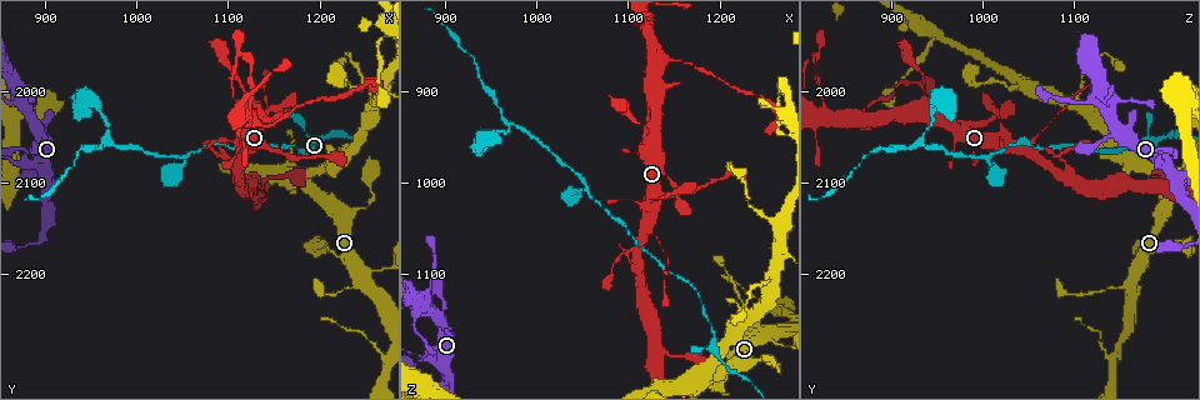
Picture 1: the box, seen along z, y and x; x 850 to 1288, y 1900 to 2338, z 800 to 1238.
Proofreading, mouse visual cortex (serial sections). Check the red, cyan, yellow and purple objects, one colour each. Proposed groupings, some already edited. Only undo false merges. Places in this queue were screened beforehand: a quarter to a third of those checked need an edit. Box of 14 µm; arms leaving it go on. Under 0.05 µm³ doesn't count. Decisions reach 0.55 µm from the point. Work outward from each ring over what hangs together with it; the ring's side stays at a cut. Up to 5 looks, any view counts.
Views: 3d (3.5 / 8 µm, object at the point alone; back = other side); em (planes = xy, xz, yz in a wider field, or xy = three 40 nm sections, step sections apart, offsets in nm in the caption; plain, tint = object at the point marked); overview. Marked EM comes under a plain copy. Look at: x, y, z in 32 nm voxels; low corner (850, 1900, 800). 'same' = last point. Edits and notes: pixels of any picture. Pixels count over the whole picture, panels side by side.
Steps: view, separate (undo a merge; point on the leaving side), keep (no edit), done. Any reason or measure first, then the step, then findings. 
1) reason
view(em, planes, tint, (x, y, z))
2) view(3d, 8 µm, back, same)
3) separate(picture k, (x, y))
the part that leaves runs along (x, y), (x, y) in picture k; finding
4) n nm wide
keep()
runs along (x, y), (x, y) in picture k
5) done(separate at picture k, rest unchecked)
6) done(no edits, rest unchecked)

two arms in line, one across
view(3d, 3.5 µm, (1120, 2065, 1050))

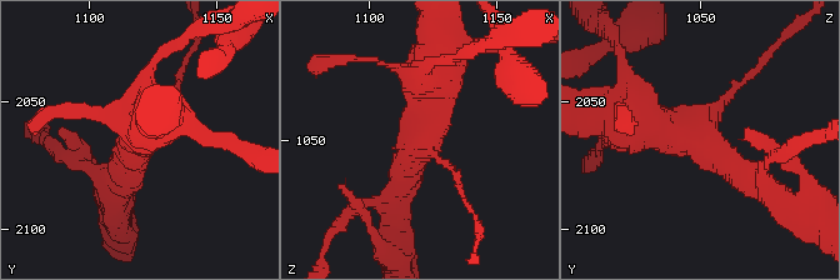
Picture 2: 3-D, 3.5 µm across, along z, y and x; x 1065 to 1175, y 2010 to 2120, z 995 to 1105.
3 arms; arms of 100, 350, 500 nm
view(em, xy, step 1, tint, (1121, 2064, 1049))

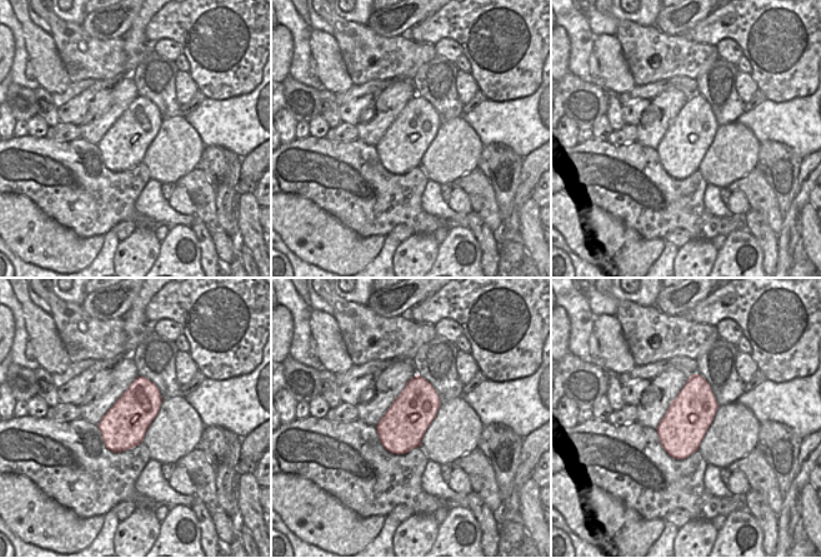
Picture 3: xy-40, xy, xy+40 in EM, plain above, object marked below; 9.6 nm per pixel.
440 nm wide
keep()
runs along (624, 115), (704, 141), (755, 184) in picture 2; one cell here

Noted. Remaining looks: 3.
a fork
view(3d, 3.5 µm, (895, 2045, 1145))

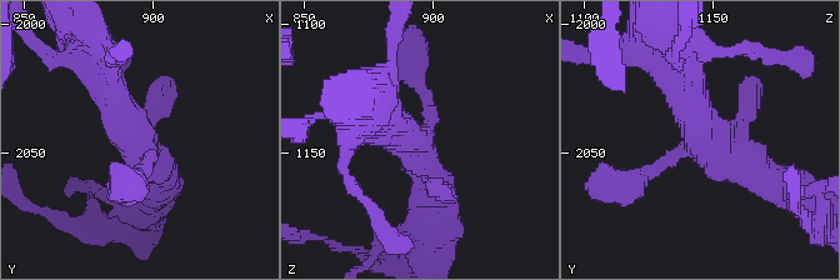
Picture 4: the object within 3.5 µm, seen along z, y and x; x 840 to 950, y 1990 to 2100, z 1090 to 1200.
view(em, xy, step 1, tint, (894, 2045, 1148))

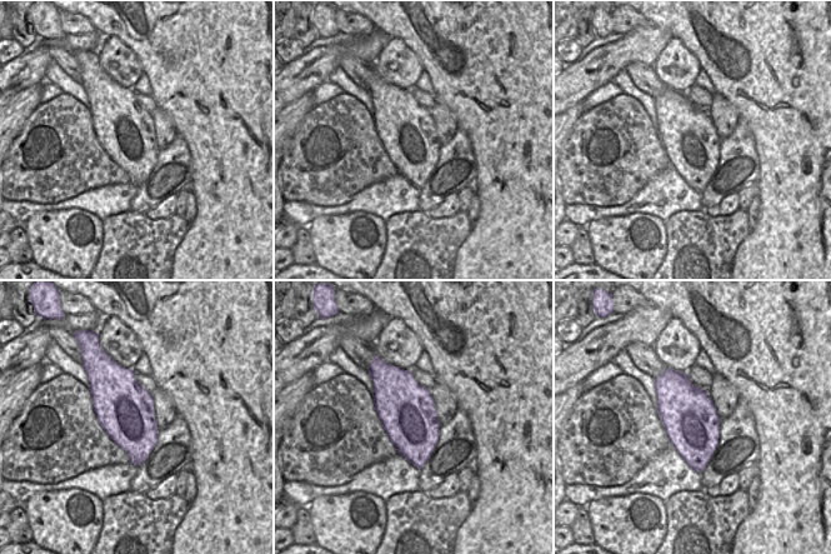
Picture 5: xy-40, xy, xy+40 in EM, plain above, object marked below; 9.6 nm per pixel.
550 nm wide
keep()
runs along (784, 185), (710, 143), (681, 74) in picture 4; continuous, no second cell

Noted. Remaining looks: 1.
done(no edits, rest unchecked)

